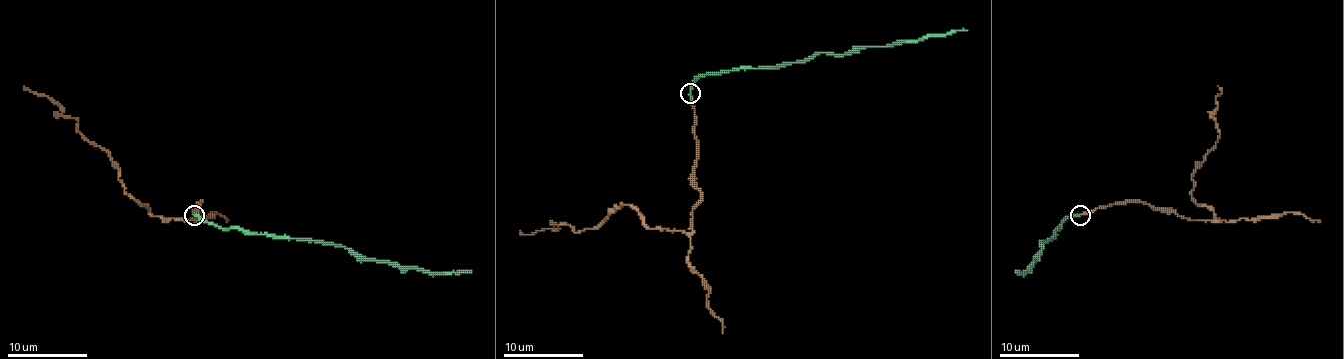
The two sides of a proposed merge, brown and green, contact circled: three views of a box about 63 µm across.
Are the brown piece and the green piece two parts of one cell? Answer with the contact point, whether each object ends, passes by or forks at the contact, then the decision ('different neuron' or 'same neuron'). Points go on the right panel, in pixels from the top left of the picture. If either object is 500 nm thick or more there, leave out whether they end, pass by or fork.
at (1080, 215); brown ends there; green ends there; same neuron

